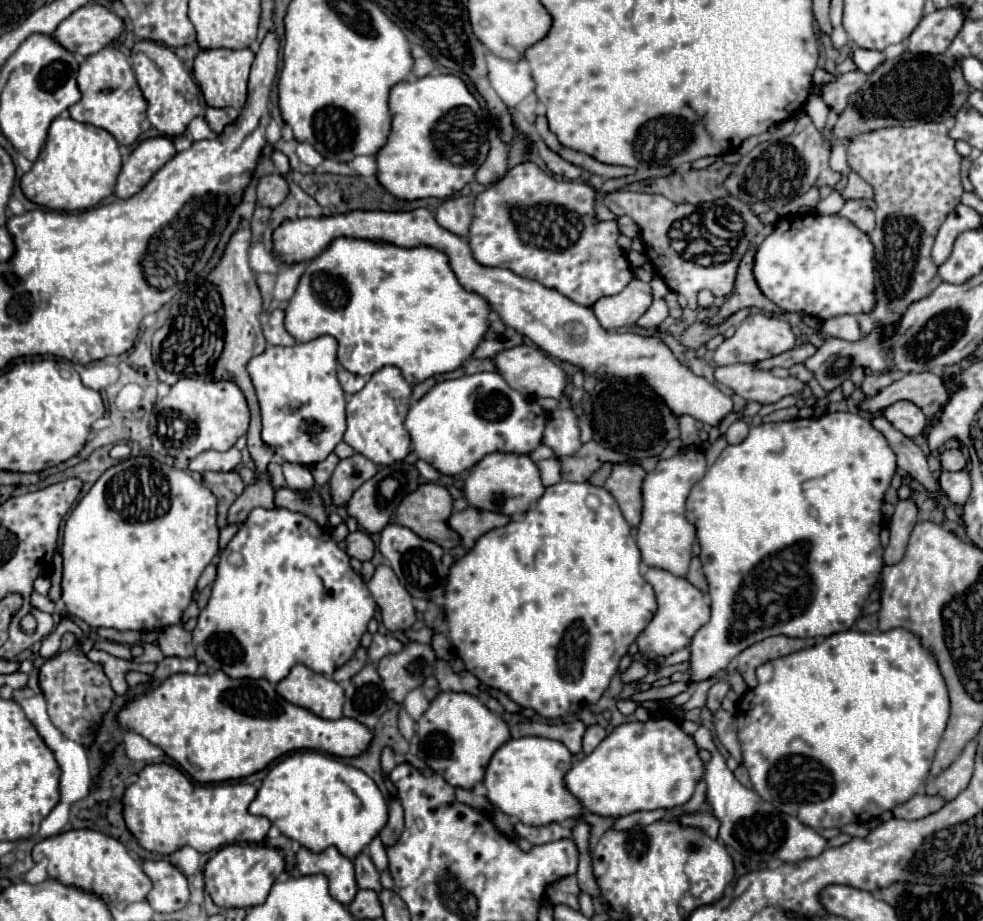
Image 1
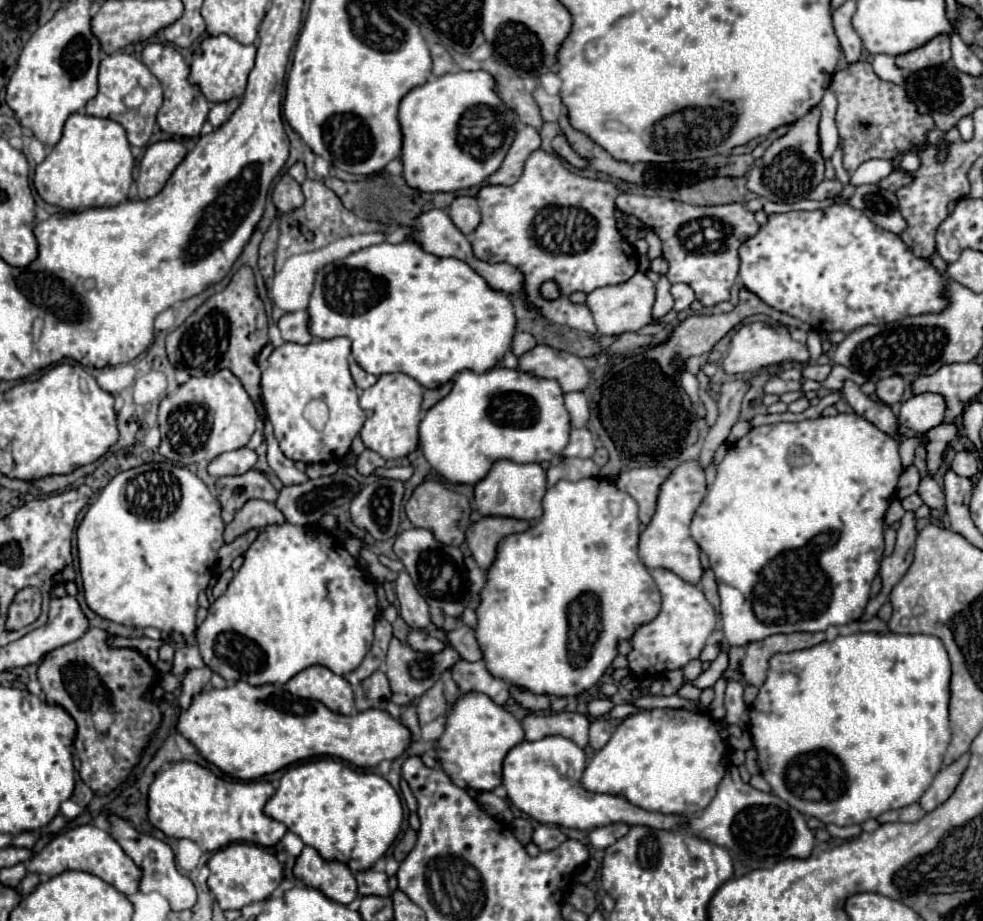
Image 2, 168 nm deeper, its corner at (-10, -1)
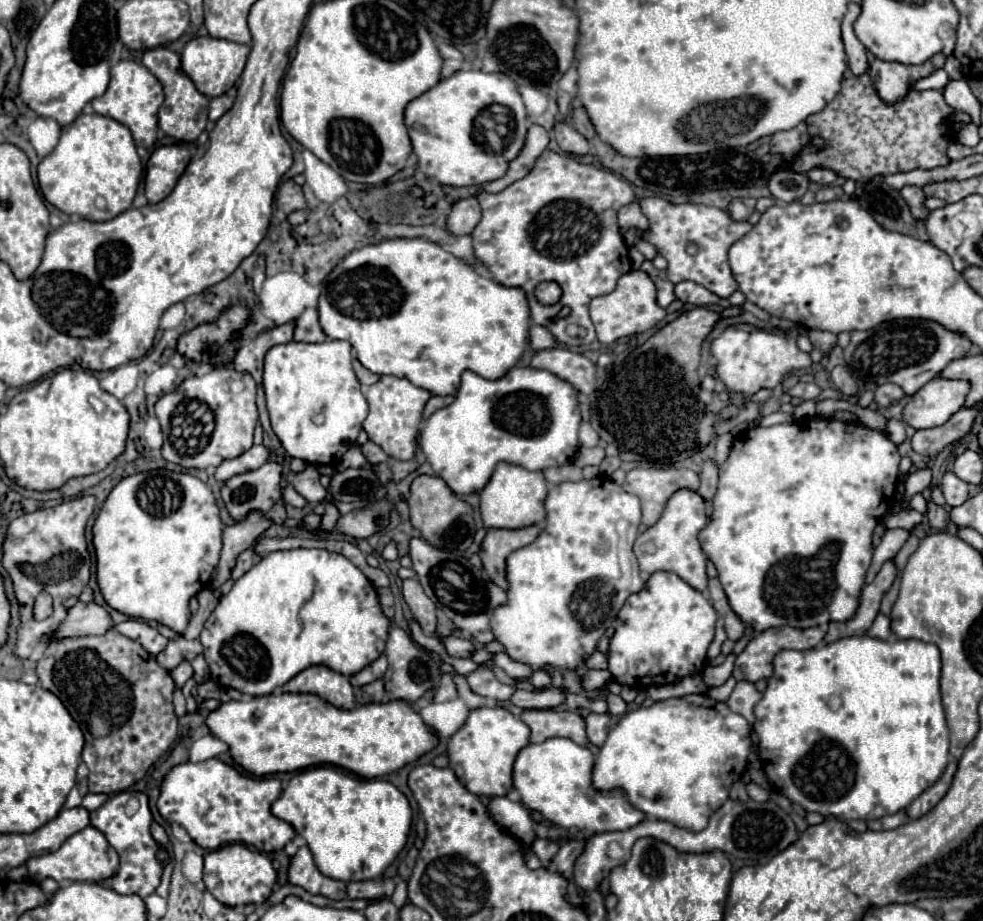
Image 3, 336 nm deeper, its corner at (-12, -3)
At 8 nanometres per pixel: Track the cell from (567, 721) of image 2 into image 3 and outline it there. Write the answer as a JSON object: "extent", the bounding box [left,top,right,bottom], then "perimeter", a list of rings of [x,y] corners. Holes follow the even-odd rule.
{"extent":[522,710,588,744],"perimeter":[[[524,710],[522,712],[522,722],[526,722],[532,730],[530,742],[544,742],[554,736],[570,738],[576,744],[588,744],[586,738],[586,724],[584,718],[576,712],[568,710]]]}

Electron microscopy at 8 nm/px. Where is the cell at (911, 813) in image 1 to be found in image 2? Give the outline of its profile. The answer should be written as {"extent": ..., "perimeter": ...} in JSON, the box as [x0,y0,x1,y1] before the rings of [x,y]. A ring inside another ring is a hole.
{"extent":[878,804,926,822],"perimeter":[[[910,804],[906,808],[900,808],[900,810],[892,810],[892,812],[886,812],[878,818],[878,822],[918,822],[926,816],[926,812],[922,810],[920,804]]]}

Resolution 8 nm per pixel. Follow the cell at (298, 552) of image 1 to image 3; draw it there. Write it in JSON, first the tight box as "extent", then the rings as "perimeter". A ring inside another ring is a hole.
{"extent":[200,550,390,696],"perimeter":[[[328,550],[270,552],[220,598],[200,634],[210,678],[224,688],[236,688],[248,696],[272,694],[308,666],[322,664],[344,676],[354,676],[372,664],[386,646],[390,620],[382,614],[372,582],[342,554]]]}

